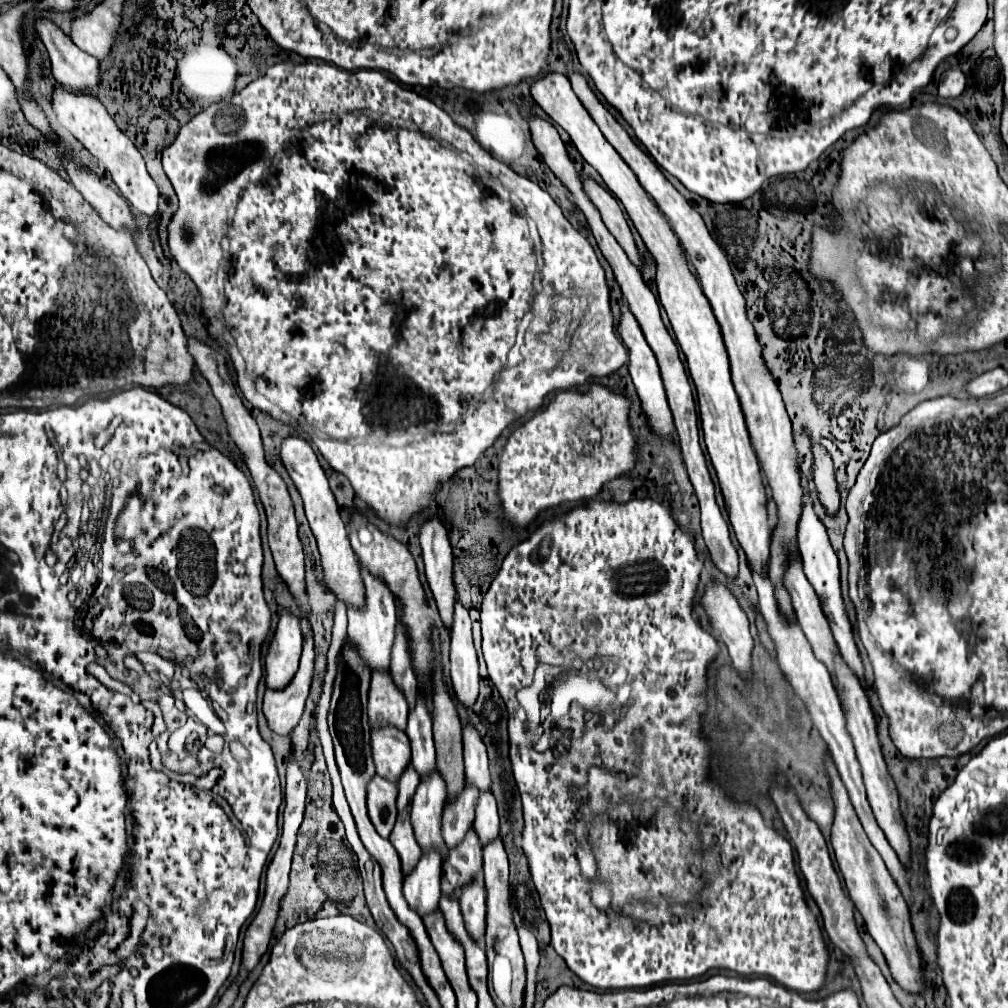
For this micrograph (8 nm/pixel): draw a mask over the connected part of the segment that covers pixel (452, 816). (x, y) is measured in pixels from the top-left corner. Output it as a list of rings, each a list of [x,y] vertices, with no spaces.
[[[464,786],[464,790],[454,798],[454,802],[444,808],[442,834],[448,848],[458,846],[468,834],[468,830],[474,826],[476,804],[478,804],[478,790],[472,786]]]

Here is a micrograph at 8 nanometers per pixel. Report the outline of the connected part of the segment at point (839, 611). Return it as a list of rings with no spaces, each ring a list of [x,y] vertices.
[[[802,476],[802,486],[804,486],[804,510],[802,510],[802,518],[800,518],[800,524],[798,524],[798,546],[800,546],[800,554],[802,554],[802,562],[804,562],[804,574],[810,580],[810,584],[814,586],[816,594],[820,596],[822,610],[824,610],[830,626],[832,626],[832,632],[834,632],[834,638],[836,638],[836,642],[840,646],[840,654],[842,654],[844,662],[848,664],[848,668],[860,680],[864,692],[868,692],[868,684],[866,684],[866,678],[864,678],[864,664],[862,664],[858,646],[854,642],[854,628],[850,624],[850,618],[848,618],[848,612],[846,612],[846,606],[844,606],[844,600],[842,600],[838,556],[836,556],[834,548],[830,546],[830,540],[828,540],[824,524],[818,520],[818,516],[812,510],[812,502],[808,498],[808,482],[806,482],[804,476]]]

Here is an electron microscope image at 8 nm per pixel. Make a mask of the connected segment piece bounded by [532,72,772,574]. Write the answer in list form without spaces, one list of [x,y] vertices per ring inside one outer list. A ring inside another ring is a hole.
[[[556,72],[548,74],[532,82],[532,96],[538,102],[538,106],[570,134],[582,158],[600,172],[608,190],[622,202],[632,224],[642,236],[646,248],[656,260],[656,284],[658,284],[660,304],[664,306],[670,318],[676,340],[686,356],[690,376],[696,384],[704,442],[706,442],[712,466],[716,470],[716,476],[726,500],[730,524],[734,528],[734,534],[742,550],[746,552],[750,568],[764,574],[764,568],[770,560],[770,534],[772,534],[772,528],[768,524],[768,510],[766,510],[768,496],[764,494],[766,490],[760,476],[760,464],[752,450],[744,414],[730,380],[728,354],[724,350],[720,326],[712,314],[710,302],[704,296],[700,284],[696,282],[696,276],[690,272],[688,262],[684,260],[686,258],[684,250],[680,250],[680,242],[676,234],[672,234],[668,220],[664,218],[664,214],[660,214],[660,210],[656,210],[656,204],[652,202],[652,198],[648,198],[648,194],[640,190],[640,182],[636,182],[636,176],[632,174],[632,170],[628,170],[628,166],[624,166],[624,162],[616,158],[616,150],[612,150],[612,146],[604,142],[604,136],[600,134],[600,130],[596,130],[596,122],[592,122],[584,106],[576,102],[576,94],[570,86],[570,80]]]

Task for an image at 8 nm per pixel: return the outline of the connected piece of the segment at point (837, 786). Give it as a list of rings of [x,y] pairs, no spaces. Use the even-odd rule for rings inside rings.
[[[826,752],[824,768],[826,768],[828,780],[830,780],[830,790],[832,790],[834,810],[836,810],[830,842],[832,842],[840,872],[844,876],[848,894],[850,894],[852,902],[856,904],[858,912],[862,914],[866,928],[868,928],[868,934],[880,946],[894,982],[908,994],[920,994],[926,988],[926,980],[922,976],[922,954],[920,954],[920,948],[918,948],[916,938],[914,938],[908,906],[906,906],[894,878],[888,874],[888,868],[882,860],[882,856],[870,844],[870,840],[868,840],[868,836],[866,836],[866,832],[856,816],[856,810],[848,798],[848,790],[838,774],[838,768],[836,768],[830,752]]]

